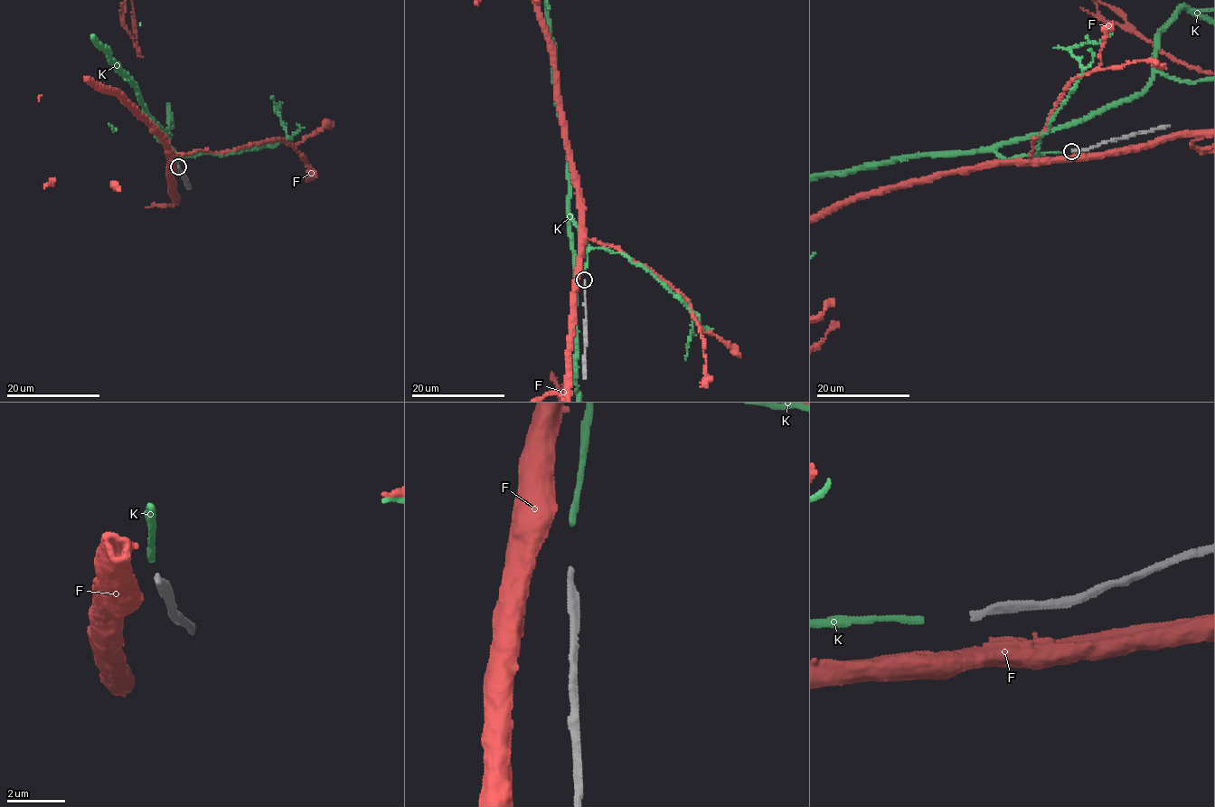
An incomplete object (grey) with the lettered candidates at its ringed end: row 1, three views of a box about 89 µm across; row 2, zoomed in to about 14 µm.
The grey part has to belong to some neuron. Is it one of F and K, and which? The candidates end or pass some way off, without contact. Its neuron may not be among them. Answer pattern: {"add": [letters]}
{"add": ["K"]}

